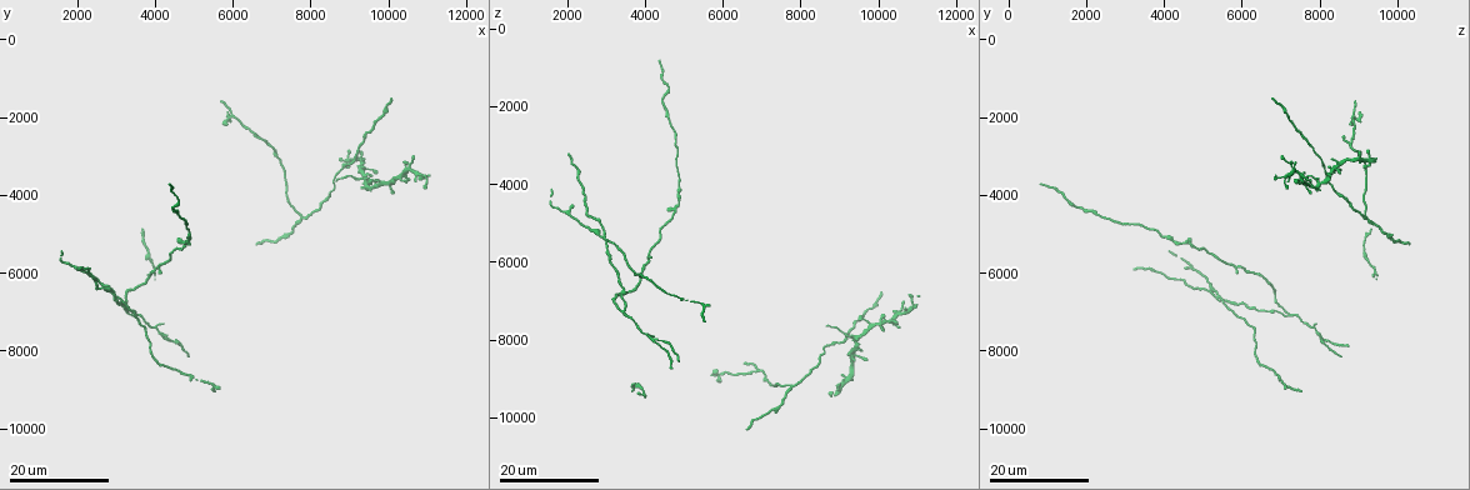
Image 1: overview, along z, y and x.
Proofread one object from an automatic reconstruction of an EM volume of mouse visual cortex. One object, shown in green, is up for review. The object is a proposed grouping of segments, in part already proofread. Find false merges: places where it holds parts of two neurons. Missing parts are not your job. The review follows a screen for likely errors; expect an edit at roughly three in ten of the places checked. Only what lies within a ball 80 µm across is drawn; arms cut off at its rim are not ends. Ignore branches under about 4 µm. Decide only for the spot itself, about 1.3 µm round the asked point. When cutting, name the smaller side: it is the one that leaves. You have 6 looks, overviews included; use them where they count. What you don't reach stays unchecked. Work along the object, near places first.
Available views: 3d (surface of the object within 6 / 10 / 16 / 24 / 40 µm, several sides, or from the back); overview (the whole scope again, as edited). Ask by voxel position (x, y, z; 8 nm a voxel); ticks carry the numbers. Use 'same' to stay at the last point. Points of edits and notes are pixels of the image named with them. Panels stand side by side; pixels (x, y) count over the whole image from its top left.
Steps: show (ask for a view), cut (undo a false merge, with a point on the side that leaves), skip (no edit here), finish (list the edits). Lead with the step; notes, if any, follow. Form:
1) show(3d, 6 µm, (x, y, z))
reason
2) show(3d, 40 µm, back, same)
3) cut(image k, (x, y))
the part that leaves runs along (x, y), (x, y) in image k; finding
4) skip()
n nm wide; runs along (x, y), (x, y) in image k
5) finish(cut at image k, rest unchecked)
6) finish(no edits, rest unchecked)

show(3d, 24 µm, (9450, 3750, 7950))
small branch off a trunk

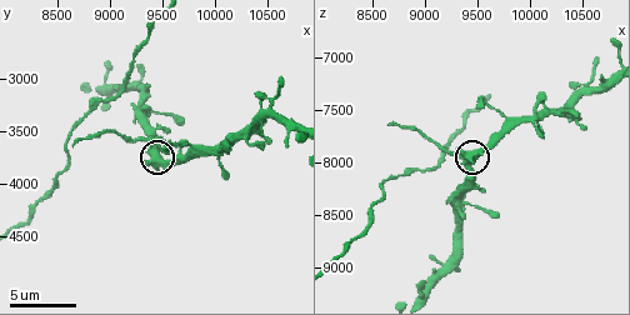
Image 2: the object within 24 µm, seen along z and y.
show(3d, 10 µm, same)

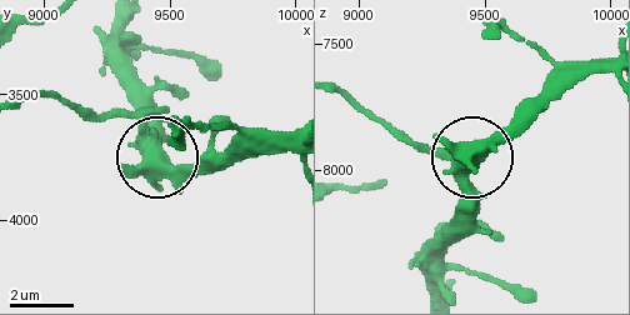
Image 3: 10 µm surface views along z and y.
skip()
all the same neuron

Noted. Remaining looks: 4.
show(3d, 16 µm, (7850, 4600, 9150))
branch point

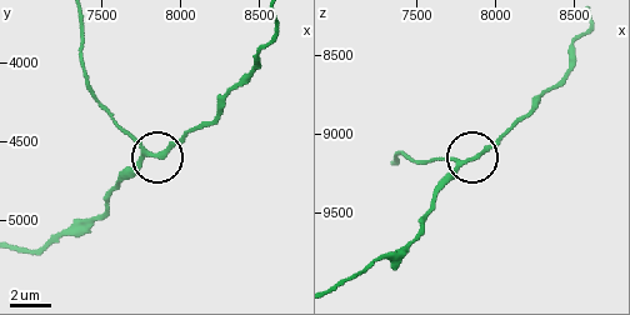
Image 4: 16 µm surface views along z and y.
show(3d, 10 µm, (7820, 4580, 9160))
zoom in

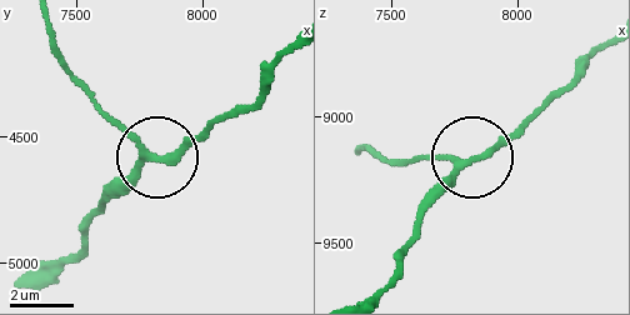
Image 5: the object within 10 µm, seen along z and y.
skip()
200 nm wide; all the same neuron

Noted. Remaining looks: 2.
show(3d, 24 µm, (3400, 7050, 7300))
side arm on a straight run

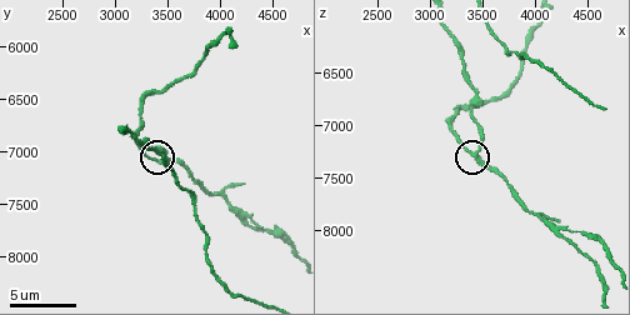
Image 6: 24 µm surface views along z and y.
show(3d, 6 µm, (3440, 7100, 7260))

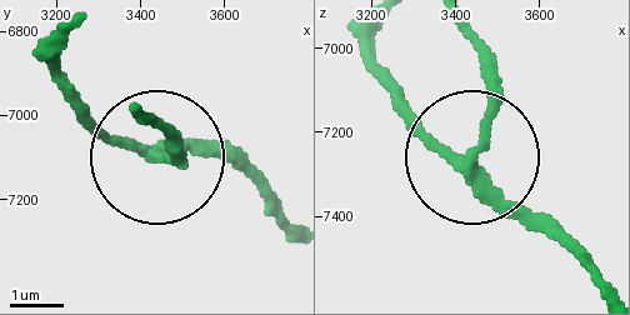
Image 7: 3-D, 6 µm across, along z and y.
skip()
continuous, no second neuron

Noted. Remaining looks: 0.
finish(no edits, rest unchecked)

